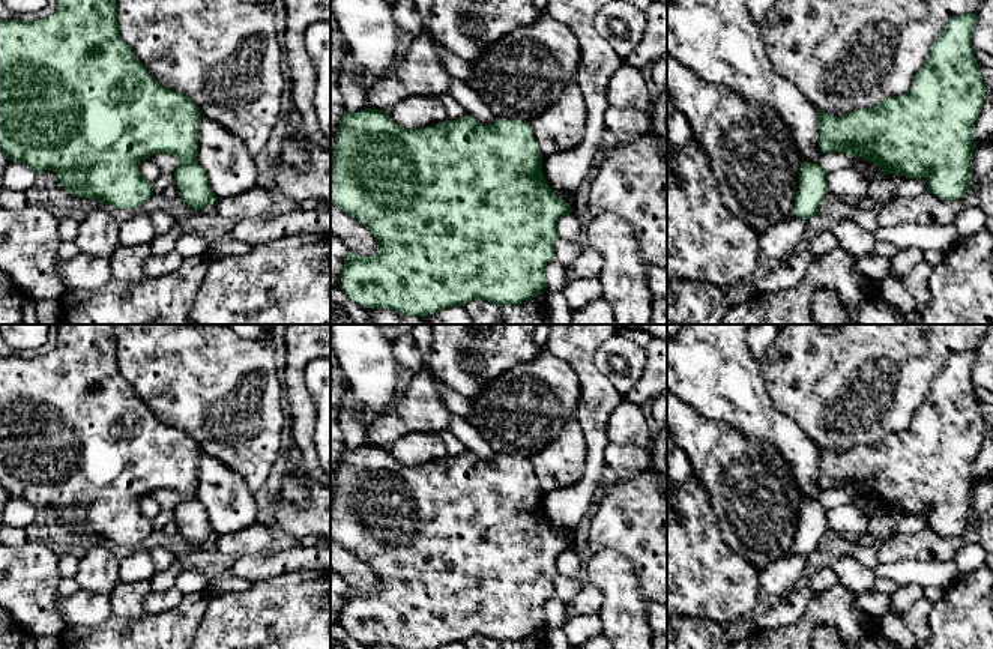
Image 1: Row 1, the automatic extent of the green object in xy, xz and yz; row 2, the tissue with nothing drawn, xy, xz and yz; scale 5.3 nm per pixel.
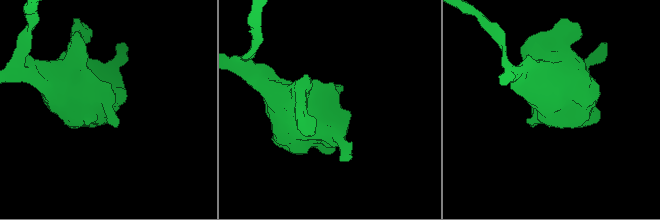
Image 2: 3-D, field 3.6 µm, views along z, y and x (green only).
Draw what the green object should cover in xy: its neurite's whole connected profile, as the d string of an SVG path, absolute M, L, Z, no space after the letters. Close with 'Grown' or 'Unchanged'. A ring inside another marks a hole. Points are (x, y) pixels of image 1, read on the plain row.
M59 324L56 347L51 352L36 358L0 356L0 484L9 497L23 499L38 511L54 508L60 521L72 532L92 535L117 545L137 545L153 532L152 520L143 515L138 500L155 490L168 490L180 497L180 503L174 508L180 536L194 547L215 541L216 535L209 523L207 511L197 497L200 451L188 433L159 421L122 376L114 324Z. Unchanged

